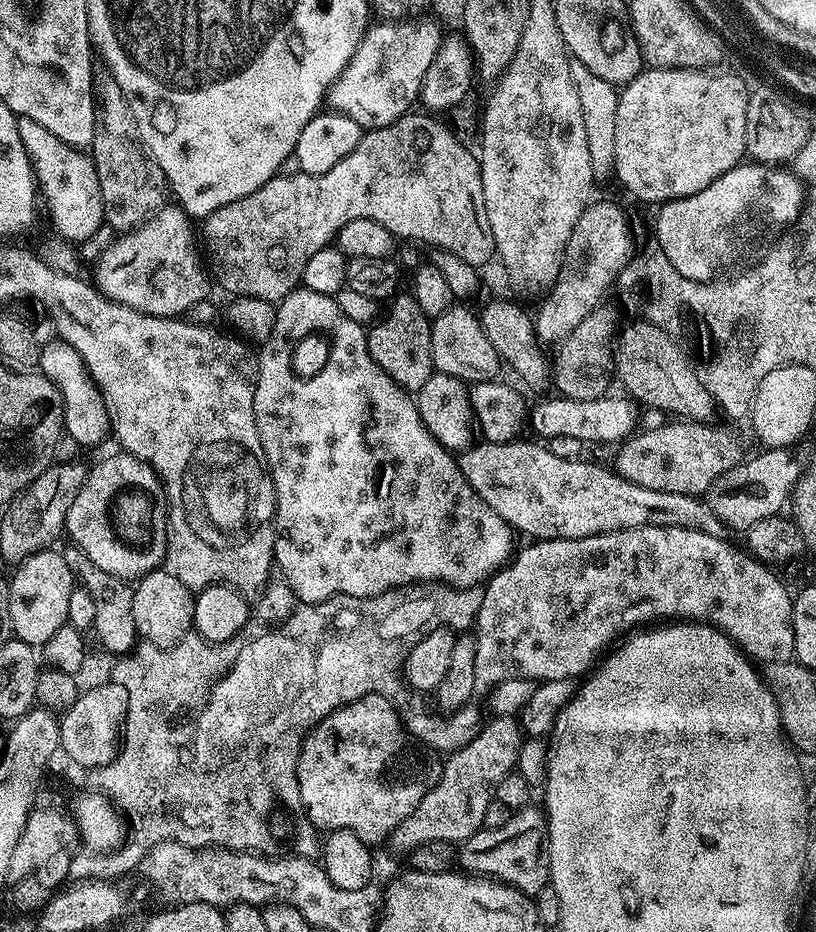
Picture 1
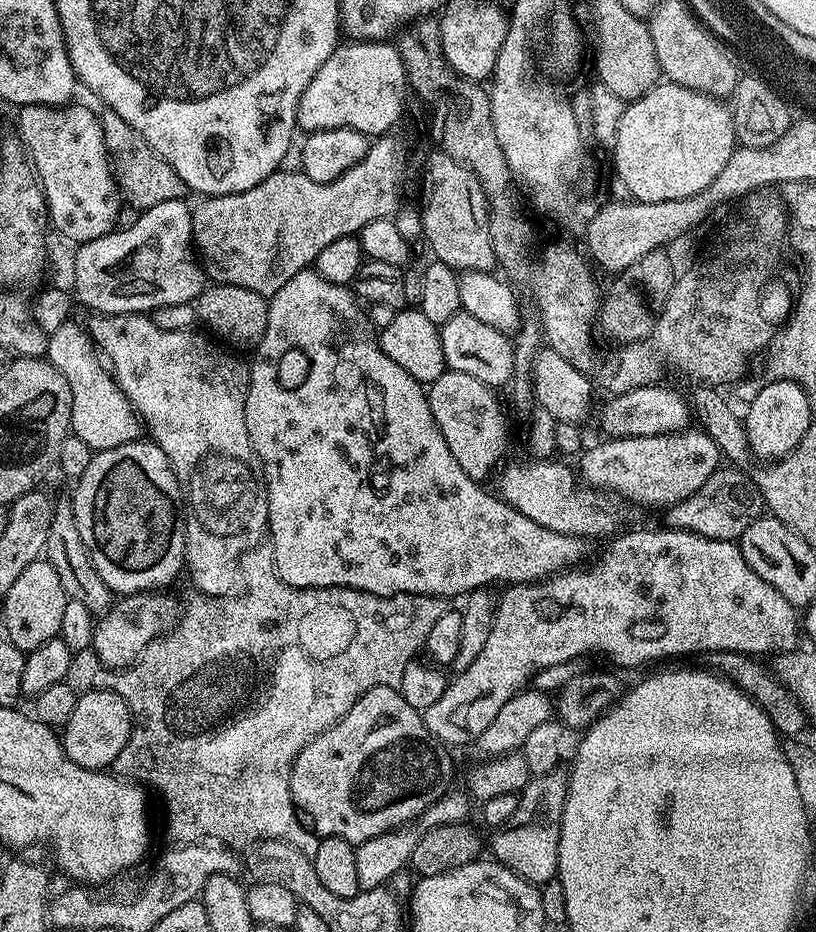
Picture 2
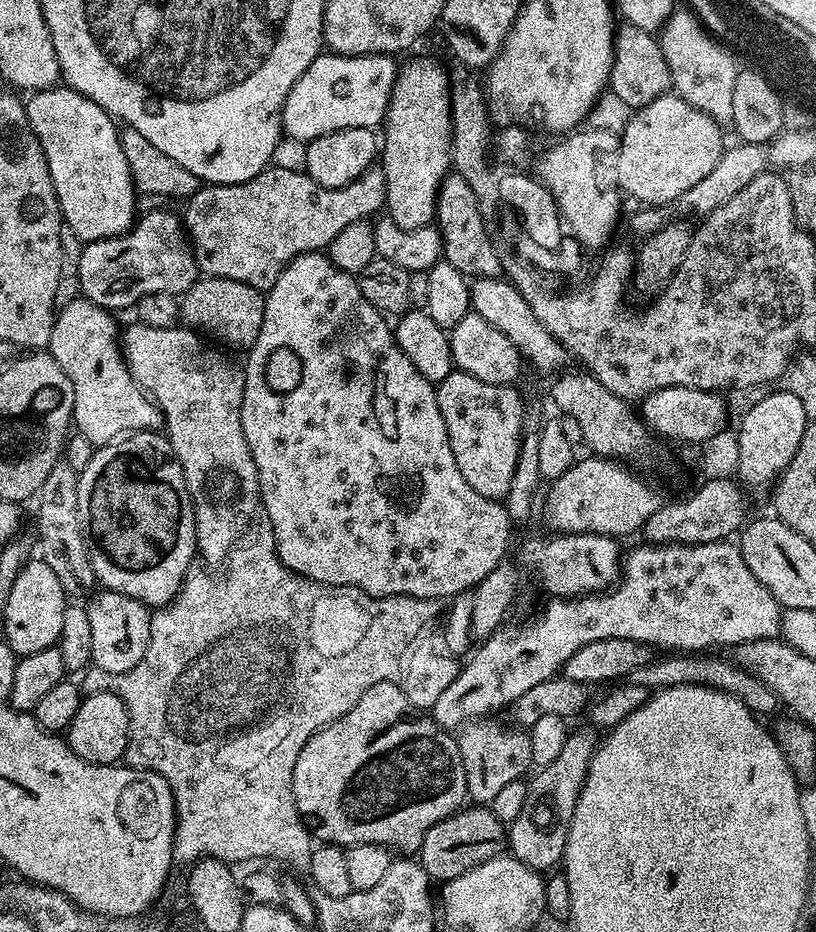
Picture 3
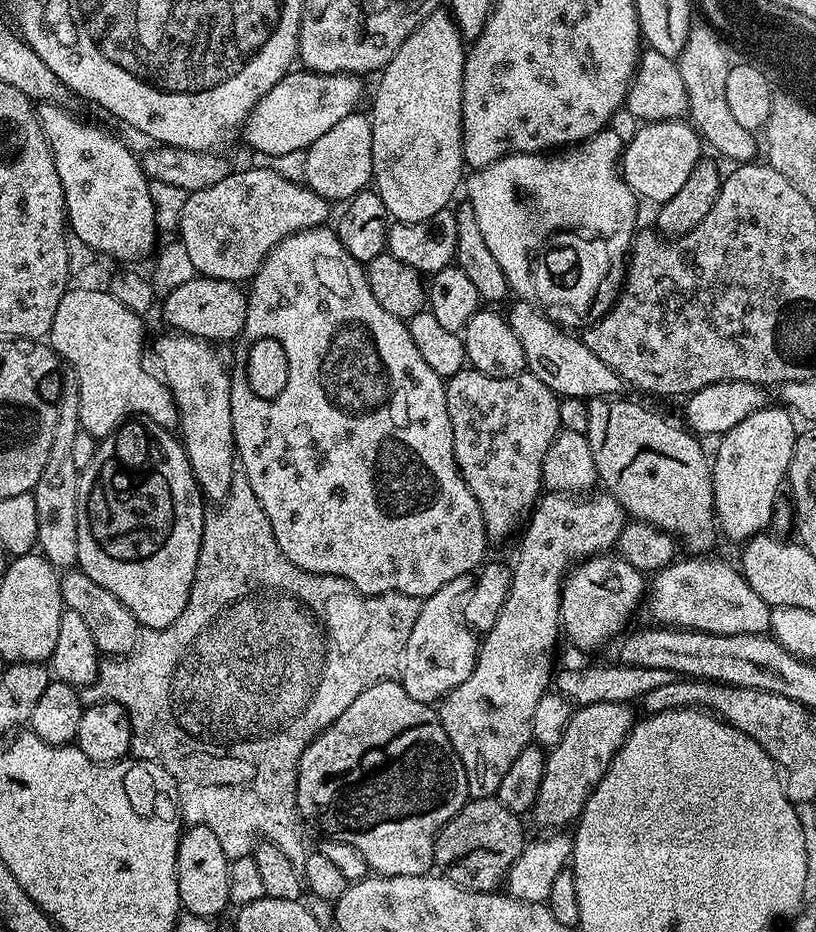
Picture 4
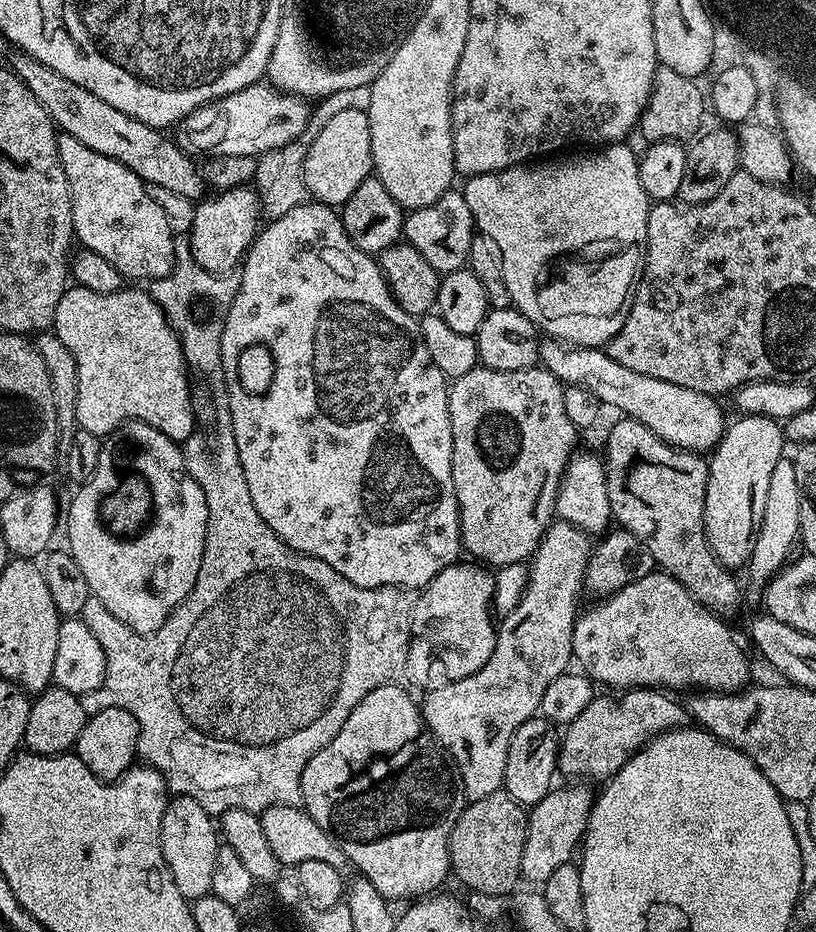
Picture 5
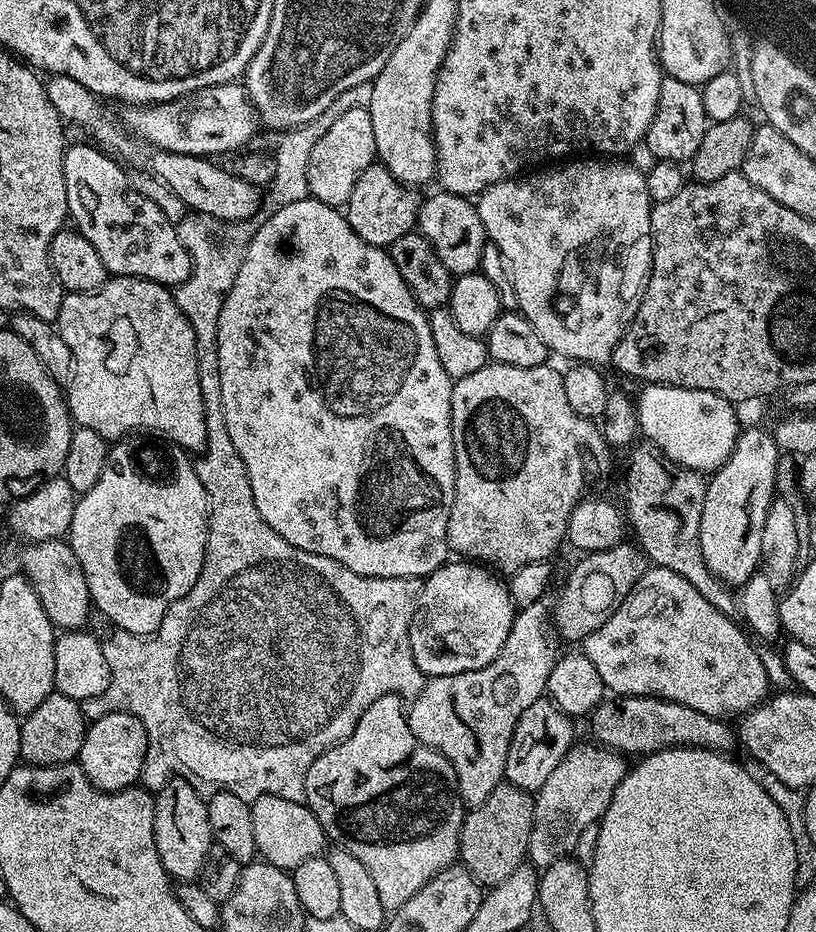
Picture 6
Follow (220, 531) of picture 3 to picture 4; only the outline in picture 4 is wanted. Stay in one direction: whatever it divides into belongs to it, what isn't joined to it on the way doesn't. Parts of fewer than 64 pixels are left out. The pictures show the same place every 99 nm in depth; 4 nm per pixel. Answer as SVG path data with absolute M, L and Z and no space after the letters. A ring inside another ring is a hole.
M183 334L170 335L162 337L156 344L159 375L176 400L176 408L180 412L178 432L196 484L209 501L222 502L228 497L232 477L238 468L234 418L230 414L232 377L225 361L223 364L216 357L211 343Z

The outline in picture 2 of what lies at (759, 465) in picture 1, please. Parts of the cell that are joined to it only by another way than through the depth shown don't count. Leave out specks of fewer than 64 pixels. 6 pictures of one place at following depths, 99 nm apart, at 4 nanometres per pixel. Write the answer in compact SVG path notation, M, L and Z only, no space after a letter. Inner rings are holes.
M721 466L717 468L706 482L702 482L700 489L690 498L671 505L667 509L667 527L681 528L683 532L693 532L706 538L715 540L739 541L740 535L759 516L765 515L764 499L758 486L752 481L747 471L736 466Z

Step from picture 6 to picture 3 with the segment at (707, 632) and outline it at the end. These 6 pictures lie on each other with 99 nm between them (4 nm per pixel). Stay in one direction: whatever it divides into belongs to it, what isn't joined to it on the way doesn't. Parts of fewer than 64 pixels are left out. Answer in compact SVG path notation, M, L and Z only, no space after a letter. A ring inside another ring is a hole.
M589 532L547 534L528 540L520 548L519 563L540 575L540 584L552 598L591 596L608 591L619 580L622 571L621 541L615 536Z

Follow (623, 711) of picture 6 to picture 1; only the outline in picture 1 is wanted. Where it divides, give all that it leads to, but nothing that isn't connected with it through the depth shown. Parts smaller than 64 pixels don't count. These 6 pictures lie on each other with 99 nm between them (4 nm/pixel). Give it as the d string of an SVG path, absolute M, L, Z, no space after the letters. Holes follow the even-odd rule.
M525 806L513 811L510 822L497 828L481 828L458 848L458 864L465 873L479 874L485 878L509 884L519 892L535 898L544 888L549 887L546 841L548 821L539 807Z

